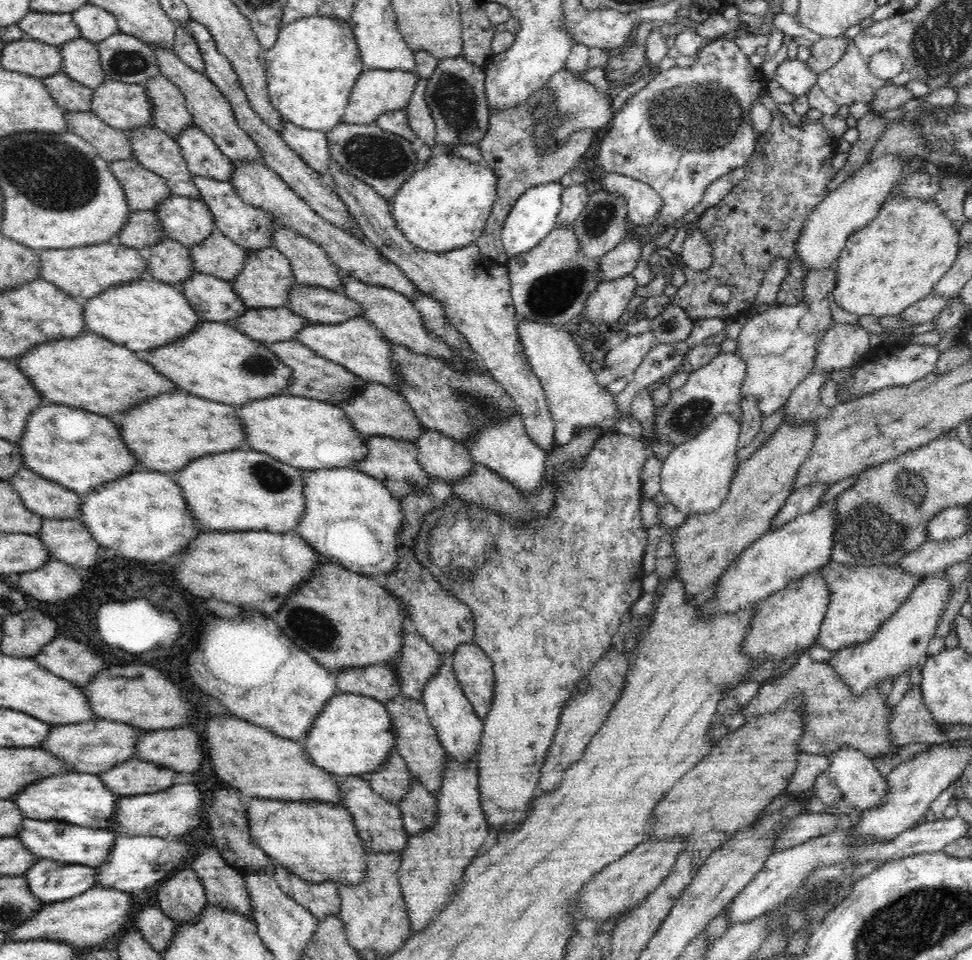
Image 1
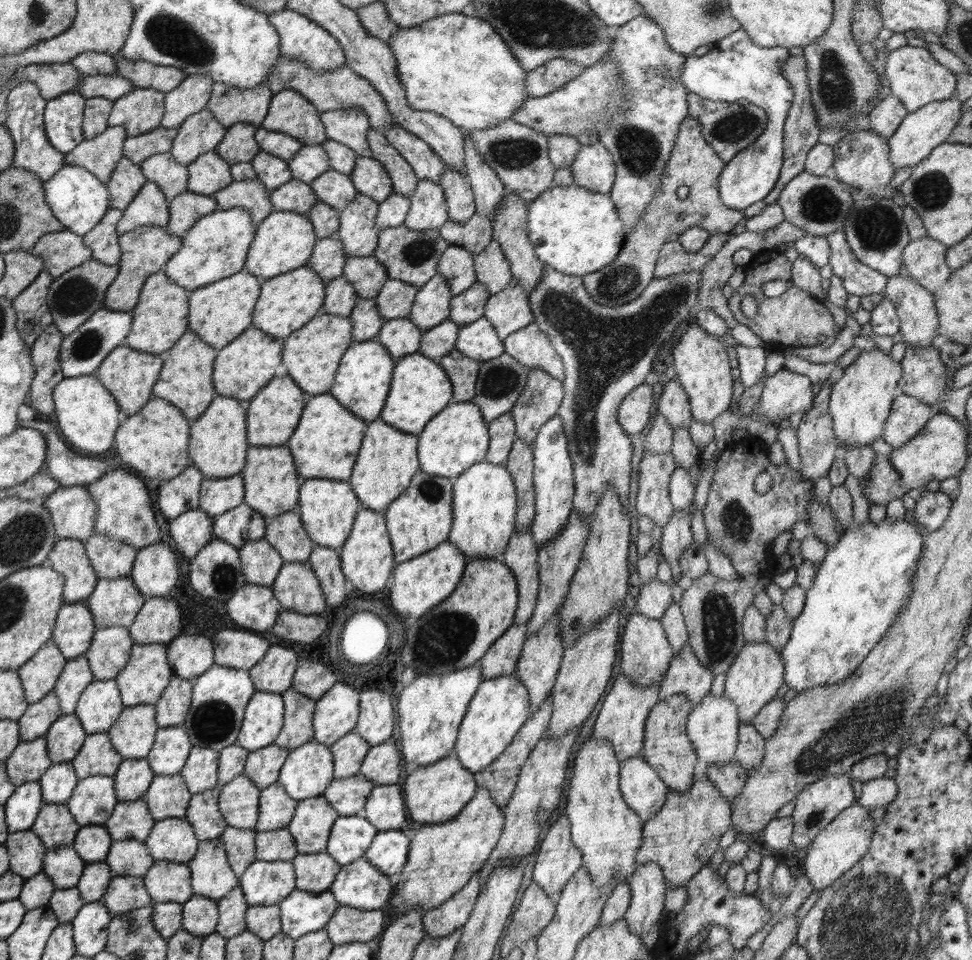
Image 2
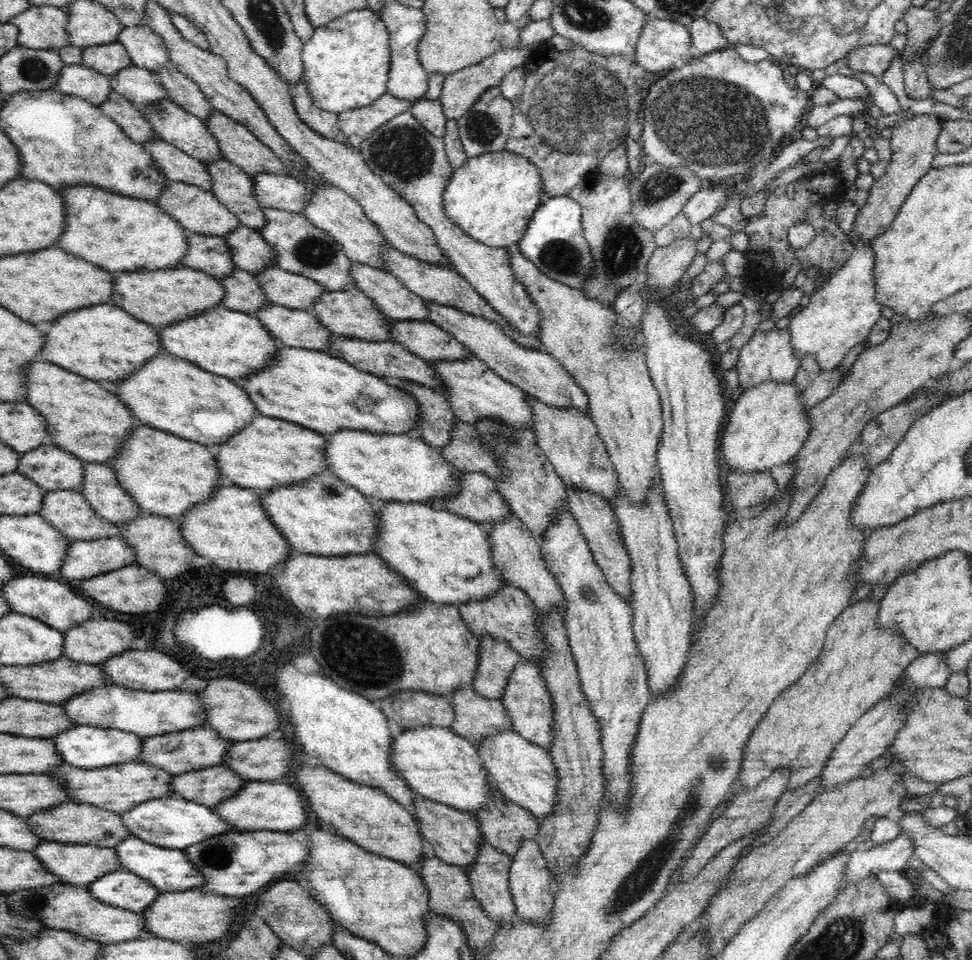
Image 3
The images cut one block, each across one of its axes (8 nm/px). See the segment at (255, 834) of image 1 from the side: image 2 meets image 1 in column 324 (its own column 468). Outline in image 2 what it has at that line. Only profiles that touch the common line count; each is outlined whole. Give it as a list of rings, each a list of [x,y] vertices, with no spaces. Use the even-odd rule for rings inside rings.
[[[478,788],[476,794],[466,803],[466,806],[452,819],[446,822],[440,822],[438,824],[426,824],[416,832],[414,839],[410,841],[409,851],[407,854],[406,864],[402,867],[402,870],[398,873],[398,882],[394,884],[393,893],[391,894],[389,904],[390,910],[394,910],[393,918],[390,916],[390,920],[394,922],[401,914],[406,914],[415,908],[419,908],[423,912],[432,910],[437,906],[440,906],[443,902],[446,902],[453,894],[456,894],[472,877],[473,874],[479,872],[486,862],[486,859],[490,856],[490,853],[495,849],[498,839],[500,839],[504,822],[503,809],[500,808],[494,799],[490,796],[487,788]]]

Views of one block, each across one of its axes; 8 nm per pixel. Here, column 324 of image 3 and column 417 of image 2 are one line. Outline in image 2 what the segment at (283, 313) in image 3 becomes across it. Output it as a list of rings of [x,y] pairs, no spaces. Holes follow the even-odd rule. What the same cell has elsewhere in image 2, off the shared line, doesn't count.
[[[408,317],[384,321],[382,328],[374,340],[378,341],[394,361],[417,352],[419,349],[423,330],[420,330]]]

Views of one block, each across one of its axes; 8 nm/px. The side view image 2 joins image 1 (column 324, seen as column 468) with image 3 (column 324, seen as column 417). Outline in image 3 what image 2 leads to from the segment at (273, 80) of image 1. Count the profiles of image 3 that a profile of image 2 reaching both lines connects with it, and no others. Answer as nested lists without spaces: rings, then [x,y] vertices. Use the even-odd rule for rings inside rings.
[[[368,7],[362,10],[351,10],[324,26],[315,27],[312,38],[302,46],[302,60],[302,79],[307,81],[315,106],[328,113],[339,114],[346,110],[372,105],[387,92],[391,70],[388,27],[378,17],[378,13]]]

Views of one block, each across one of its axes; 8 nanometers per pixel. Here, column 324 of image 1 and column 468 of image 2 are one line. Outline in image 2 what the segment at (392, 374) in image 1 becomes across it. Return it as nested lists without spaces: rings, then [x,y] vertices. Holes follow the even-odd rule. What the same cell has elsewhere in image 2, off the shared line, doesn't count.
[[[483,316],[470,324],[460,326],[455,349],[480,363],[498,358],[505,352],[504,342],[498,339],[496,329]]]

